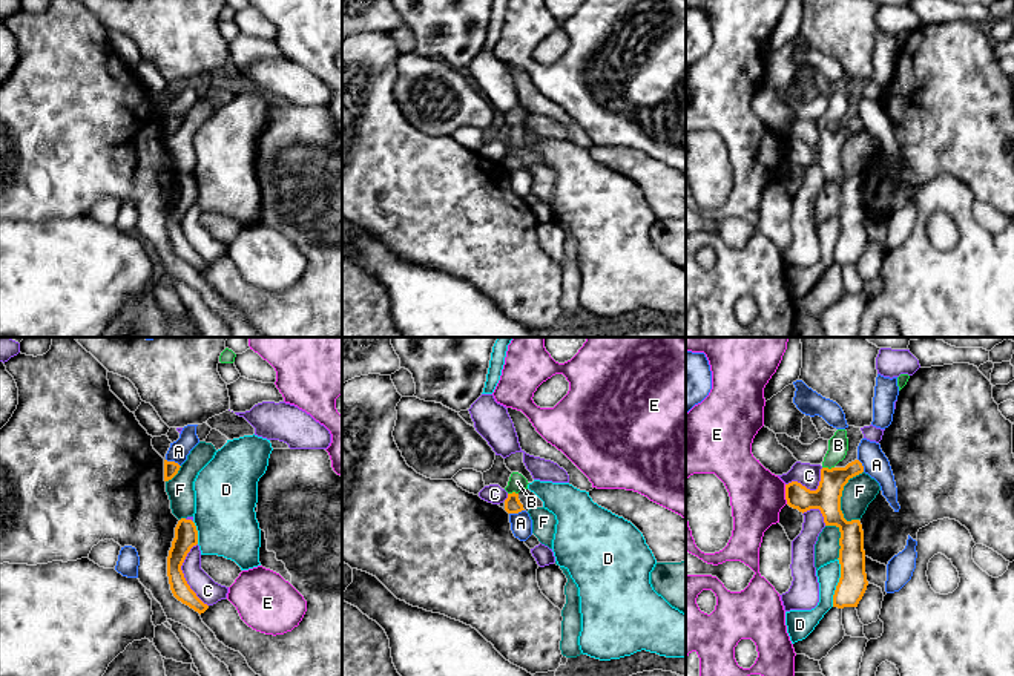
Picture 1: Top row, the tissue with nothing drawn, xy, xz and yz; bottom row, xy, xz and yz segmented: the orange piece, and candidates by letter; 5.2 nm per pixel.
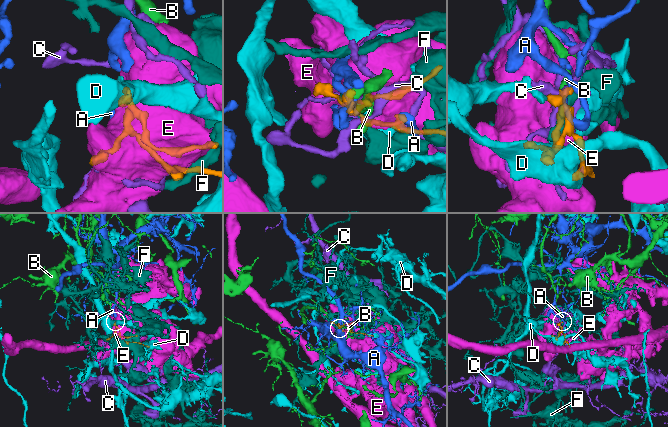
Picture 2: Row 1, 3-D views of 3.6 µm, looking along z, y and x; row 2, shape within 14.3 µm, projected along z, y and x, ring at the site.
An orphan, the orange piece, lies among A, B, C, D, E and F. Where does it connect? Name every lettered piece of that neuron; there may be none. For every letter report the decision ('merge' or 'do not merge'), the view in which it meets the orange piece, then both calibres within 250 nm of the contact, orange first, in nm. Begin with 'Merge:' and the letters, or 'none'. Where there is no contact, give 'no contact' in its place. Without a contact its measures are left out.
Merge: B
A: do not merge; contact in xy; calibres 80 and 110 nm
B: merge; contact in yz; calibres 140 and 110 nm
C: do not merge; contact in xy; calibres 130 and 120 nm
D: do not merge; contact in yz; calibres 150 and 120 nm
E: do not merge; contact in yz; calibres 140 and 280 nm
F: do not merge; contact in yz; calibres 140 and 160 nm

